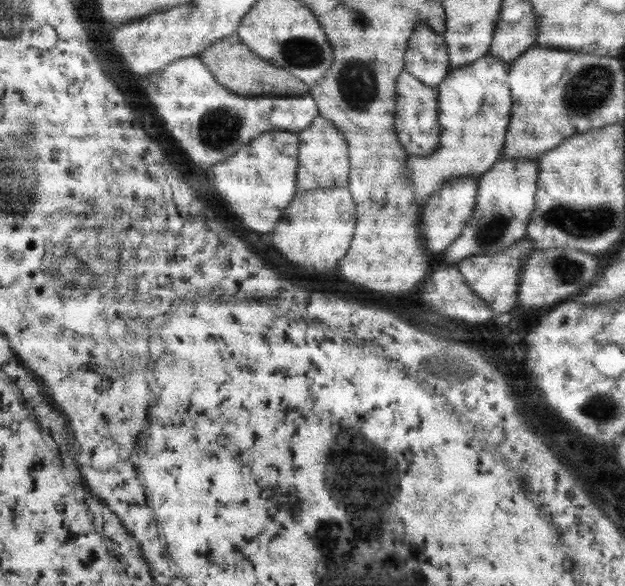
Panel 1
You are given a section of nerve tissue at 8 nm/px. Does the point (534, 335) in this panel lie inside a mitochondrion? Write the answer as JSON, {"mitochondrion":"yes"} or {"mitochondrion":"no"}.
{"mitochondrion":"no"}

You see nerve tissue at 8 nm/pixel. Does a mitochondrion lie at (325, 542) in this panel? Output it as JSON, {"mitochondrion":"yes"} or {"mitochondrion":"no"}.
{"mitochondrion":"no"}

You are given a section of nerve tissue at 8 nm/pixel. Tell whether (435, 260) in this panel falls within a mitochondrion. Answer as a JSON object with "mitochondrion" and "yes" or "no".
{"mitochondrion":"no"}

